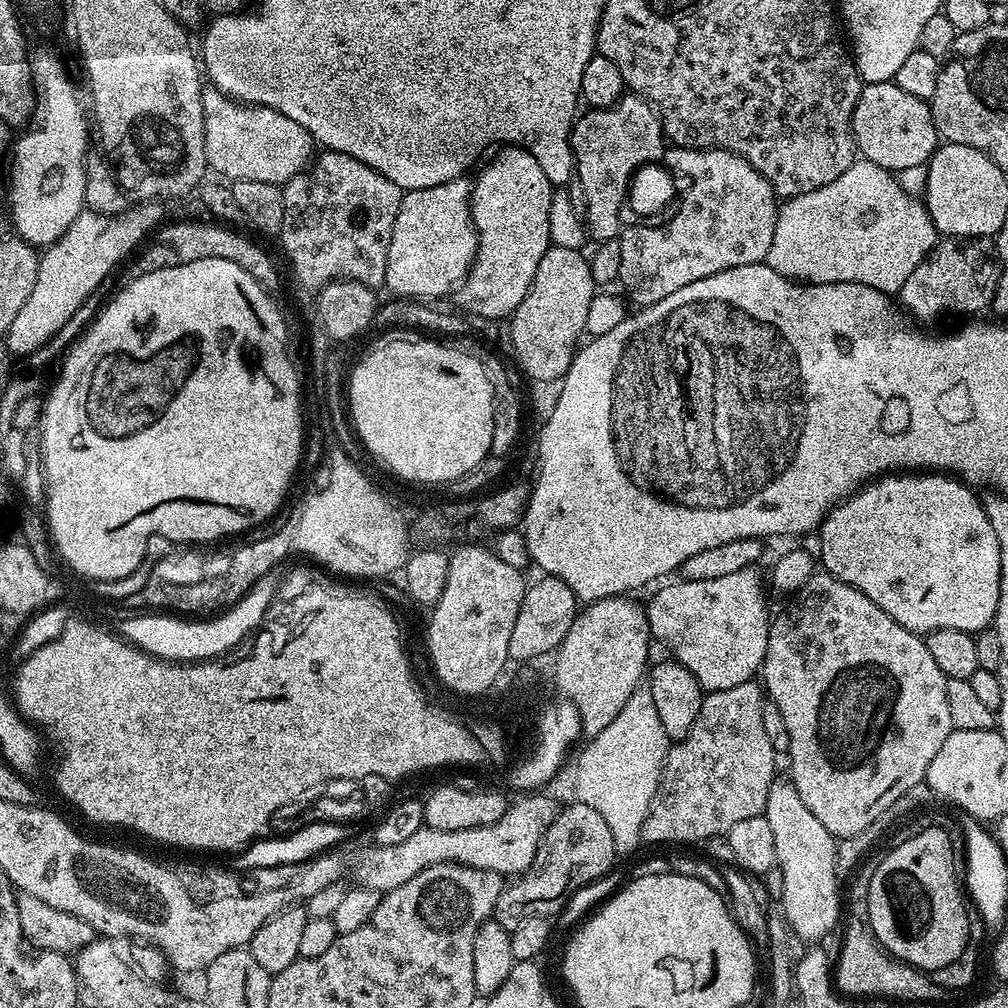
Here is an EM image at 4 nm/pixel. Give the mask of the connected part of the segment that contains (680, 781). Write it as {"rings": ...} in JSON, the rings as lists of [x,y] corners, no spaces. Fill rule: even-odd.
{"rings":[[[755,679],[742,682],[738,686],[730,686],[730,690],[718,690],[705,695],[702,706],[698,710],[698,718],[694,718],[694,726],[690,726],[690,734],[686,734],[686,738],[675,741],[668,749],[664,759],[664,769],[660,772],[660,784],[656,787],[652,805],[646,814],[646,822],[642,826],[641,841],[648,843],[649,840],[652,844],[692,844],[695,840],[708,840],[711,836],[723,837],[737,822],[743,822],[745,818],[764,815],[770,786],[778,776],[776,772],[778,753],[774,750],[774,746],[770,746],[770,737],[767,736],[766,729],[762,727],[762,710],[765,703],[766,693]]]}

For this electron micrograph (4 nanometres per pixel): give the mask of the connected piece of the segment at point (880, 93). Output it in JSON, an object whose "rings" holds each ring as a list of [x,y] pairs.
{"rings":[[[893,81],[864,84],[852,115],[852,139],[863,159],[888,169],[893,174],[910,166],[927,165],[938,147],[938,133],[929,101],[906,94]]]}

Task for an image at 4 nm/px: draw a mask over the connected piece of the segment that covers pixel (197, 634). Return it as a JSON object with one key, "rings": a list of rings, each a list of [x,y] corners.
{"rings":[[[279,567],[270,569],[249,588],[237,603],[216,615],[207,617],[210,618],[208,620],[194,621],[194,618],[182,620],[164,616],[170,614],[146,612],[132,614],[132,617],[124,619],[116,629],[117,633],[127,643],[135,644],[136,647],[144,652],[148,652],[160,659],[173,662],[202,662],[215,659],[225,655],[226,650],[235,649],[241,640],[259,627],[266,610],[275,599],[276,590],[282,579],[282,572],[280,571]]]}

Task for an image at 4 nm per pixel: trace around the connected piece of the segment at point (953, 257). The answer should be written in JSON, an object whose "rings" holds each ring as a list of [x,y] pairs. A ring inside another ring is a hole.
{"rings":[[[944,238],[932,247],[928,259],[914,266],[914,274],[906,278],[898,300],[903,311],[913,312],[917,321],[936,320],[947,312],[980,312],[989,307],[999,281],[1000,266],[987,239]]]}

